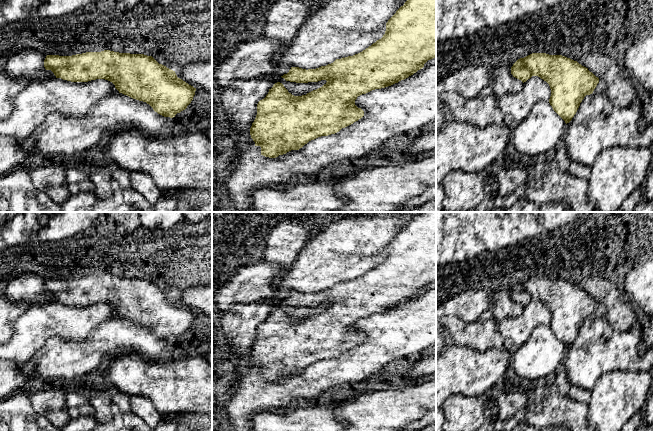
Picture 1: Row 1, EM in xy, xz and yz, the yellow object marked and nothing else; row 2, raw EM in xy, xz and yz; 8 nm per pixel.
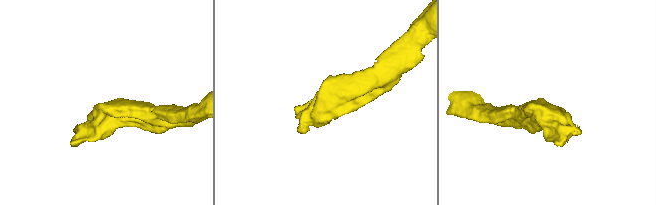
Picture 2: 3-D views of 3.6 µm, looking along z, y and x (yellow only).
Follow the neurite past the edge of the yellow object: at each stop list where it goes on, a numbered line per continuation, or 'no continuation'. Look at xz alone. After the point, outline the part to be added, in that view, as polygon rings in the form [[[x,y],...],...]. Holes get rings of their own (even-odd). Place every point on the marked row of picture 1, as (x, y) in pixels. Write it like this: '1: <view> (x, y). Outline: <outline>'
no continuation

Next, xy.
no continuation

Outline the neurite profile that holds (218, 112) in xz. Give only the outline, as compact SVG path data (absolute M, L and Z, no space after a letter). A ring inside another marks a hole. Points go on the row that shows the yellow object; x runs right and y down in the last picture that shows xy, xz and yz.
M212 75L212 120L215 121L219 121L225 114L221 102L222 90Z

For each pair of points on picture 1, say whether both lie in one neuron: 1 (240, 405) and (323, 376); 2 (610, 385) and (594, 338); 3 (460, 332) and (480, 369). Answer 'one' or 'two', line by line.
1: one
2: two
3: two

